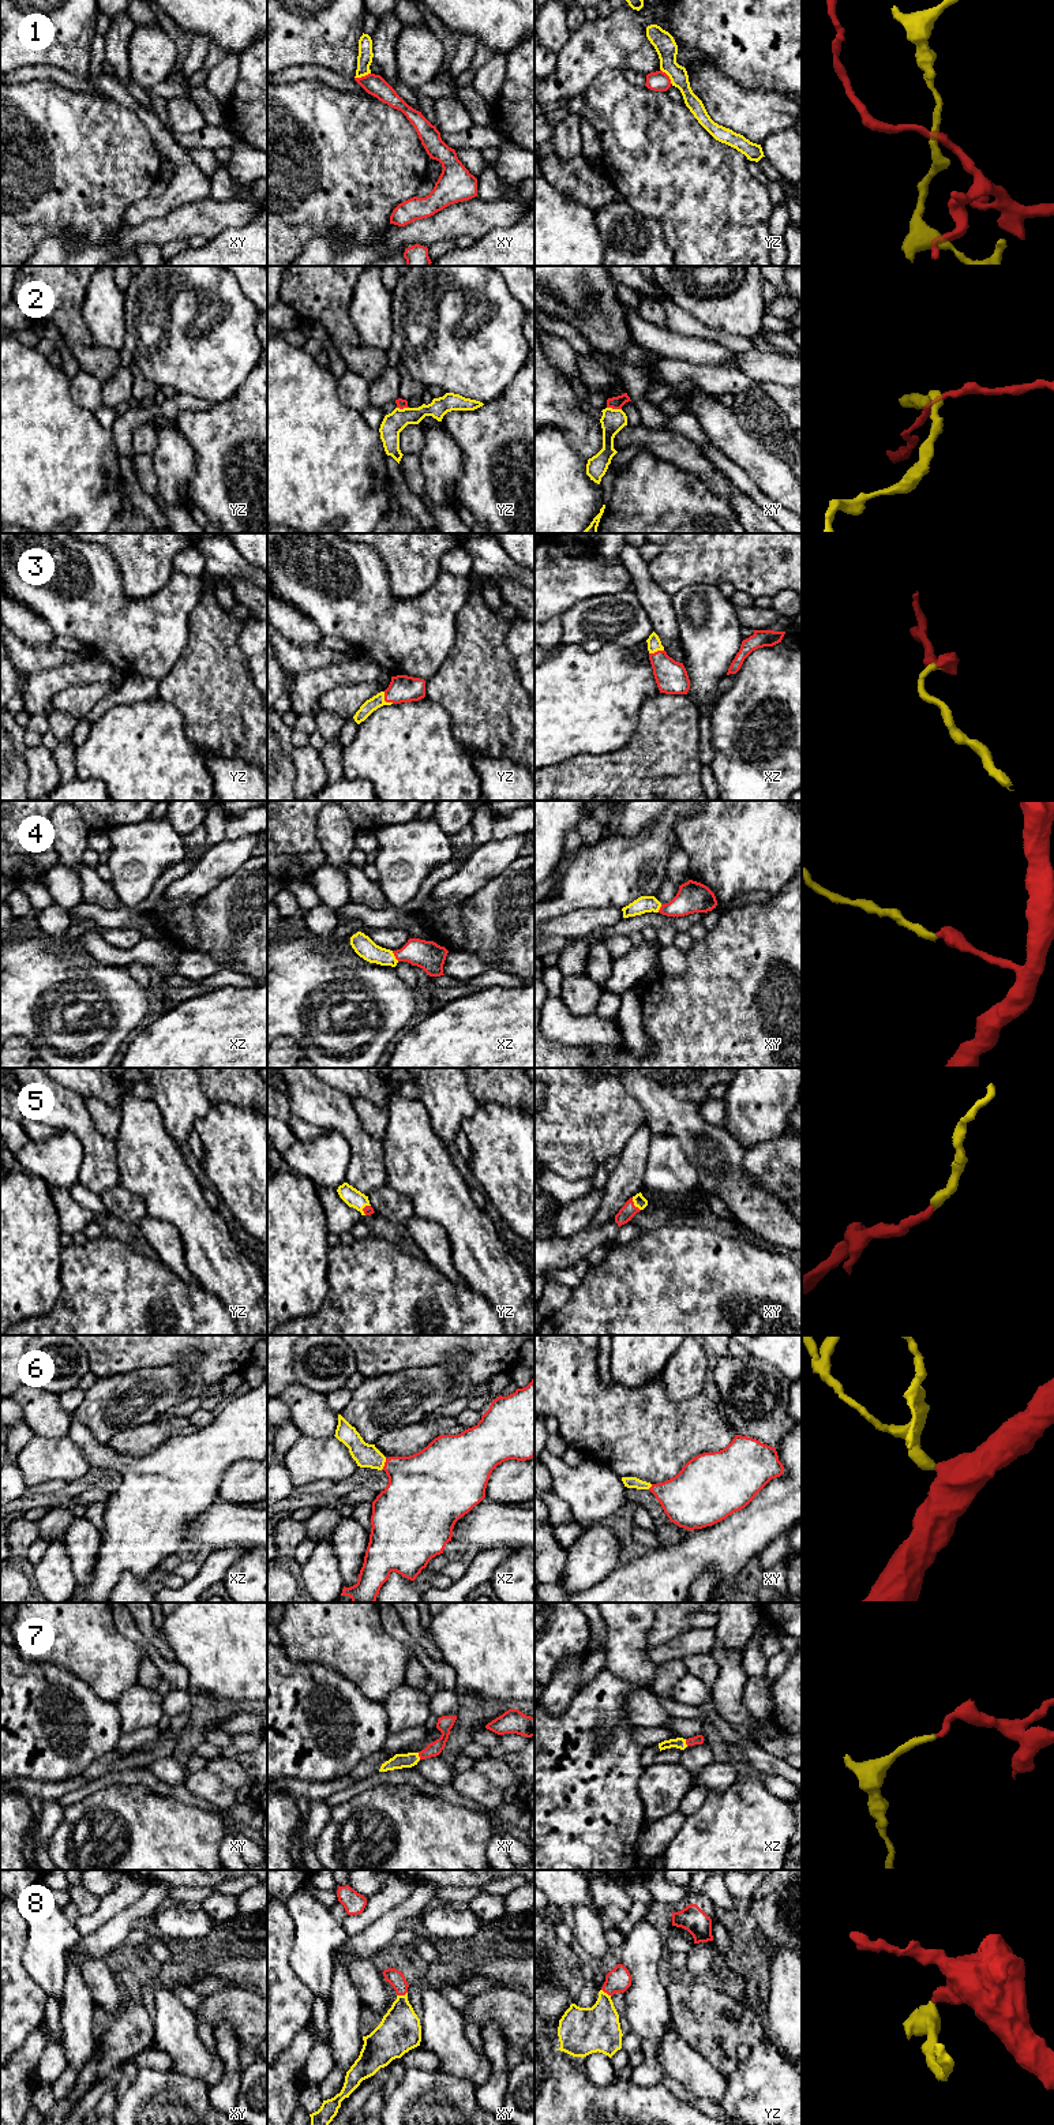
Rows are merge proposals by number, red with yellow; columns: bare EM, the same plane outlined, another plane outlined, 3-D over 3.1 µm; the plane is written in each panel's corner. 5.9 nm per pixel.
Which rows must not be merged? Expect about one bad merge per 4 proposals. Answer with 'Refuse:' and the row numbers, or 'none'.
Refuse: 1, 2

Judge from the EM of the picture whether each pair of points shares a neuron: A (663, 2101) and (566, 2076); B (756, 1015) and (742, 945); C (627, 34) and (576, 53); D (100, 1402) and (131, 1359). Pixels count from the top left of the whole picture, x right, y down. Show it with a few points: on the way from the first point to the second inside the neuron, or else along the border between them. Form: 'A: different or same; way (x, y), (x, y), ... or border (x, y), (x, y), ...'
A: same; way (638, 2101), (596, 2101), (591, 2098)
B: same; way (756, 997), (754, 963)
C: same; way (615, 41), (603, 44), (592, 55), (588, 55)
D: different; border (153, 1365), (98, 1379)

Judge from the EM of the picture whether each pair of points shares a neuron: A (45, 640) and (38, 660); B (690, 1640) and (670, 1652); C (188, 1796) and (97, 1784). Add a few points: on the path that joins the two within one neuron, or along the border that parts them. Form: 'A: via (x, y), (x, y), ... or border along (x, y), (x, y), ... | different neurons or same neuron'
A: border along (14, 634), (33, 647), (53, 645) | different neurons
B: via (685, 1645), (675, 1649) | same neuron
C: via (165, 1791), (146, 1777), (120, 1777) | same neuron

